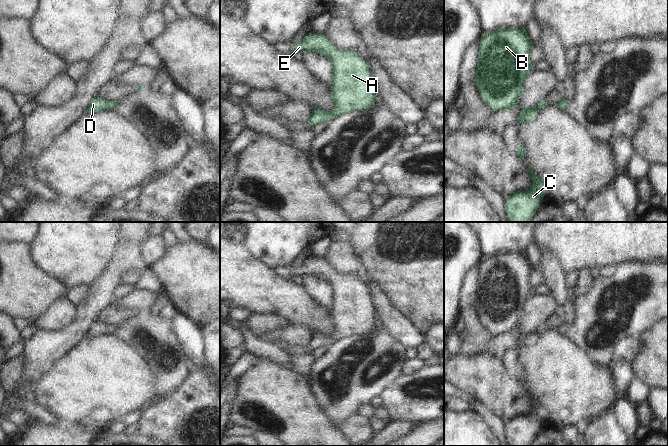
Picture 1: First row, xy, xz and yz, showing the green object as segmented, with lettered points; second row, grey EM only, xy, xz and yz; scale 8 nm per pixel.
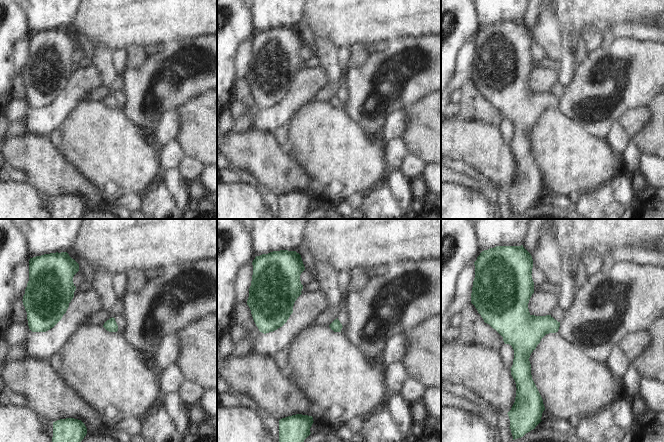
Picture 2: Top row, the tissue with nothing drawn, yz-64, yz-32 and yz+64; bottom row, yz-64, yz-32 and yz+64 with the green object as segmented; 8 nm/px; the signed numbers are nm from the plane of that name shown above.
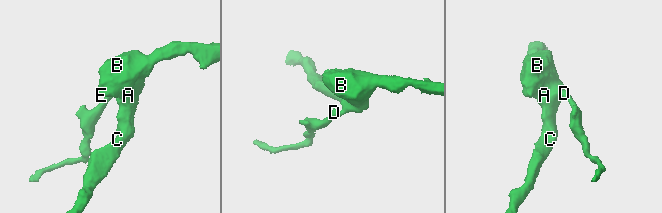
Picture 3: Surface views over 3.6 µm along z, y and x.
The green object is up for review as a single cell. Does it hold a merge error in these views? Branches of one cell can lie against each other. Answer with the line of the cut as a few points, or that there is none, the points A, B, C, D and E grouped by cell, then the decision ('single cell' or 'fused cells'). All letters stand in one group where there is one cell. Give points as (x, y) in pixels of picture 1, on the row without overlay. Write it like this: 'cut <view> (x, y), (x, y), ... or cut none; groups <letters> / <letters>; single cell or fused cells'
cut none; groups A B C D E; single cell

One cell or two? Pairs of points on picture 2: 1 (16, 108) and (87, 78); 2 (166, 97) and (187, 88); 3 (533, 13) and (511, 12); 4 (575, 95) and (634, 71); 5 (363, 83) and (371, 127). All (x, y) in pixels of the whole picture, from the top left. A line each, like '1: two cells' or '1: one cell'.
1: one cell
2: one cell
3: two cells
4: one cell
5: one cell

